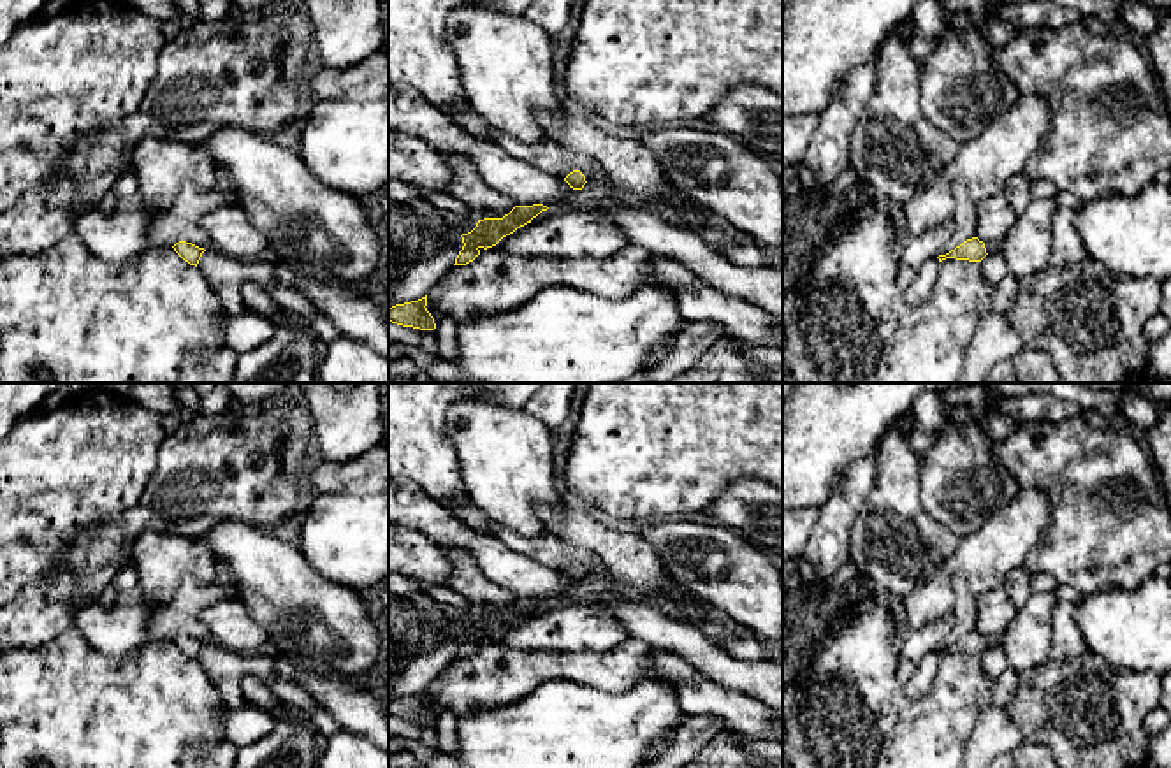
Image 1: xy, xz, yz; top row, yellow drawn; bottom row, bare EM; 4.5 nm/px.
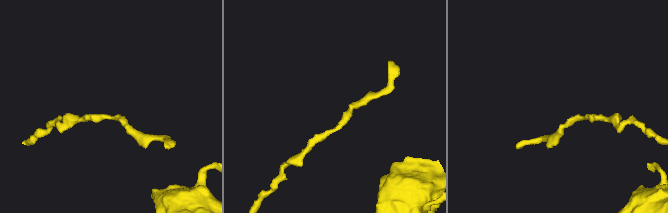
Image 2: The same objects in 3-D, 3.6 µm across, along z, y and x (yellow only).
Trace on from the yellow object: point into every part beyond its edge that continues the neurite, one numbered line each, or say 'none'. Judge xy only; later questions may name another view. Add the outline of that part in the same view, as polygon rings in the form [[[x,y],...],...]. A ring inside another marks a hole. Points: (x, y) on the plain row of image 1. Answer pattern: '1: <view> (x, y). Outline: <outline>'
none

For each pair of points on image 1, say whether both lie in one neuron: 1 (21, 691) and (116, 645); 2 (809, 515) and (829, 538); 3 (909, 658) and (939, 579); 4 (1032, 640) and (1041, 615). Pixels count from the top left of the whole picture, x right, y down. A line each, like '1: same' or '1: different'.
1: different
2: different
3: different
4: same

